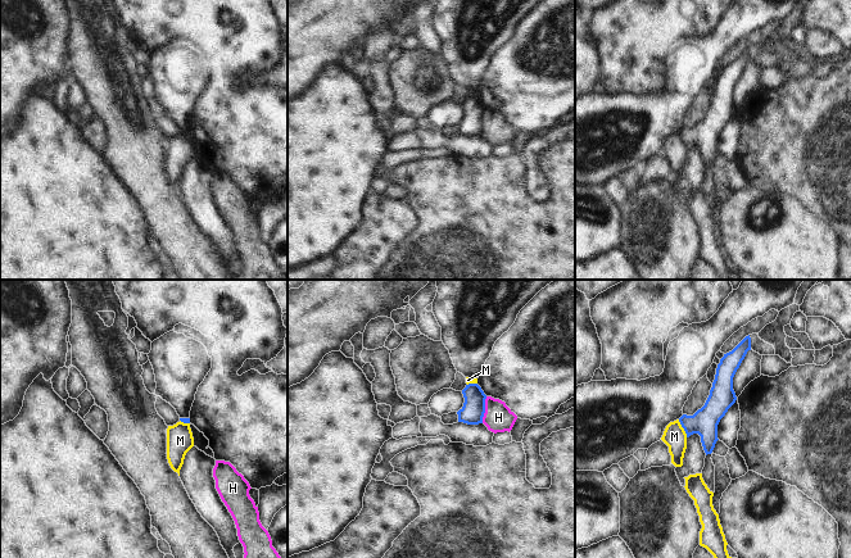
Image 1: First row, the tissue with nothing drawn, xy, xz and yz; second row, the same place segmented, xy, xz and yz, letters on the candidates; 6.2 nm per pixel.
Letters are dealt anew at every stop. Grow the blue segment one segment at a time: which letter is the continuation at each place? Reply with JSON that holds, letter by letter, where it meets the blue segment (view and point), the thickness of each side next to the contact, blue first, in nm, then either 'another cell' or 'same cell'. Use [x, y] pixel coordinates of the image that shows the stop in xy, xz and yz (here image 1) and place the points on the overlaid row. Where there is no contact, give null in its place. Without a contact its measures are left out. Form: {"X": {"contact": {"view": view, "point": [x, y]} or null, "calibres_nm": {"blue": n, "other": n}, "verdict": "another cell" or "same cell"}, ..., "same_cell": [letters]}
{"H": {"contact": {"view": "xz", "point": [484, 409]}, "calibres_nm": {"blue": 140, "other": 180}, "verdict": "another cell"}, "M": {"contact": {"view": "yz", "point": [683, 427]}, "calibres_nm": {"blue": 170, "other": 150}, "verdict": "another cell"}, "same_cell": []}

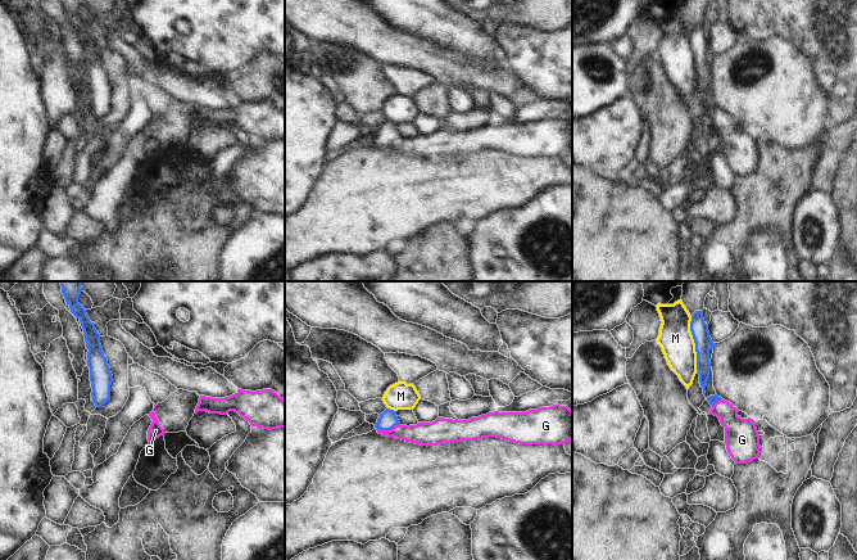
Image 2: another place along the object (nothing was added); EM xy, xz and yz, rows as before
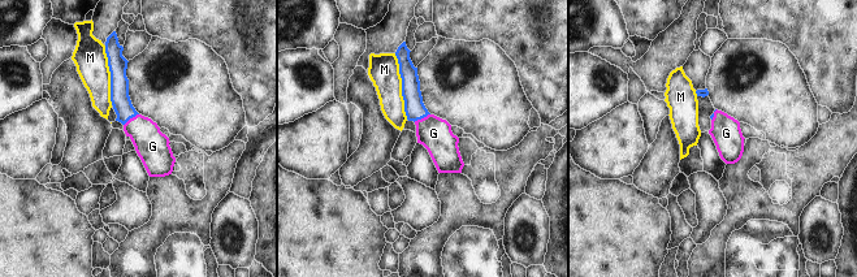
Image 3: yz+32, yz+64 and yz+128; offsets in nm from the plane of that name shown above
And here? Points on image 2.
{"G": {"contact": {"view": "xz", "point": [388, 429]}, "calibres_nm": {"blue": 120, "other": 140}, "verdict": "same cell"}, "M": {"contact": {"view": "yz", "point": [694, 342]}, "calibres_nm": {"blue": 110, "other": 220}, "verdict": "another cell"}, "same_cell": ["G"]}

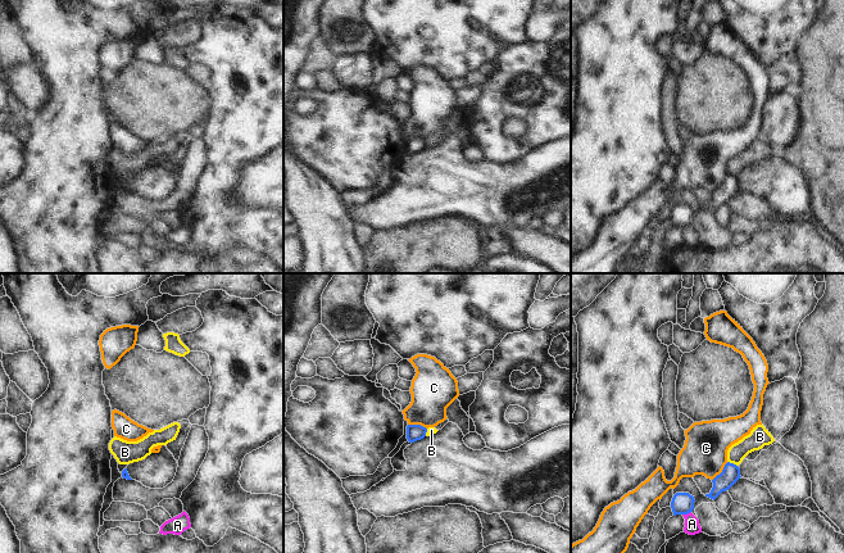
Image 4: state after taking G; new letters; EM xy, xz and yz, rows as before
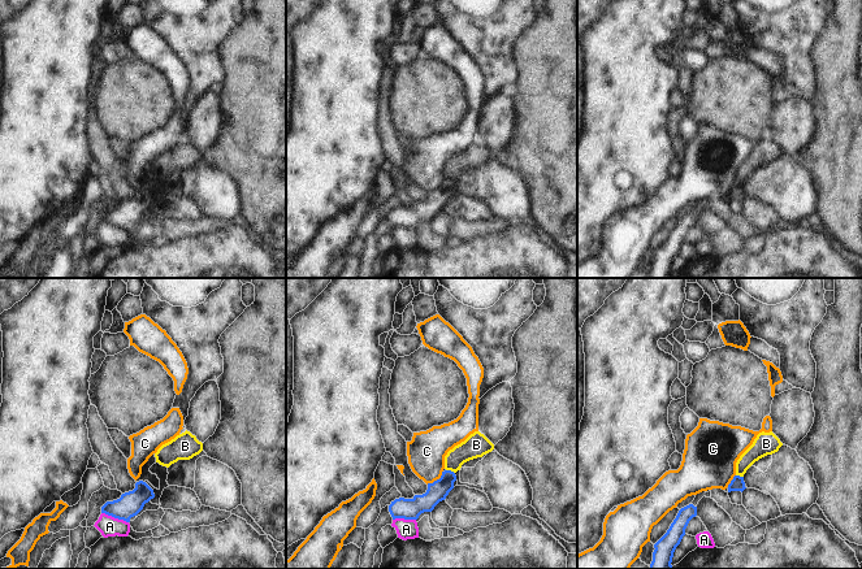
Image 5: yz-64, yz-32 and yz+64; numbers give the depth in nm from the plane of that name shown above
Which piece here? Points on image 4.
{"A": {"contact": {"view": "yz", "point": [686, 513]}, "calibres_nm": {"blue": 140, "other": 100}, "verdict": "another cell"}, "B": {"contact": {"view": "yz", "point": [733, 463]}, "calibres_nm": {"blue": 120, "other": 120}, "verdict": "another cell"}, "C": {"contact": {"view": "yz", "point": [722, 471]}, "calibres_nm": {"blue": 120, "other": 280}, "verdict": "another cell"}, "same_cell": []}

